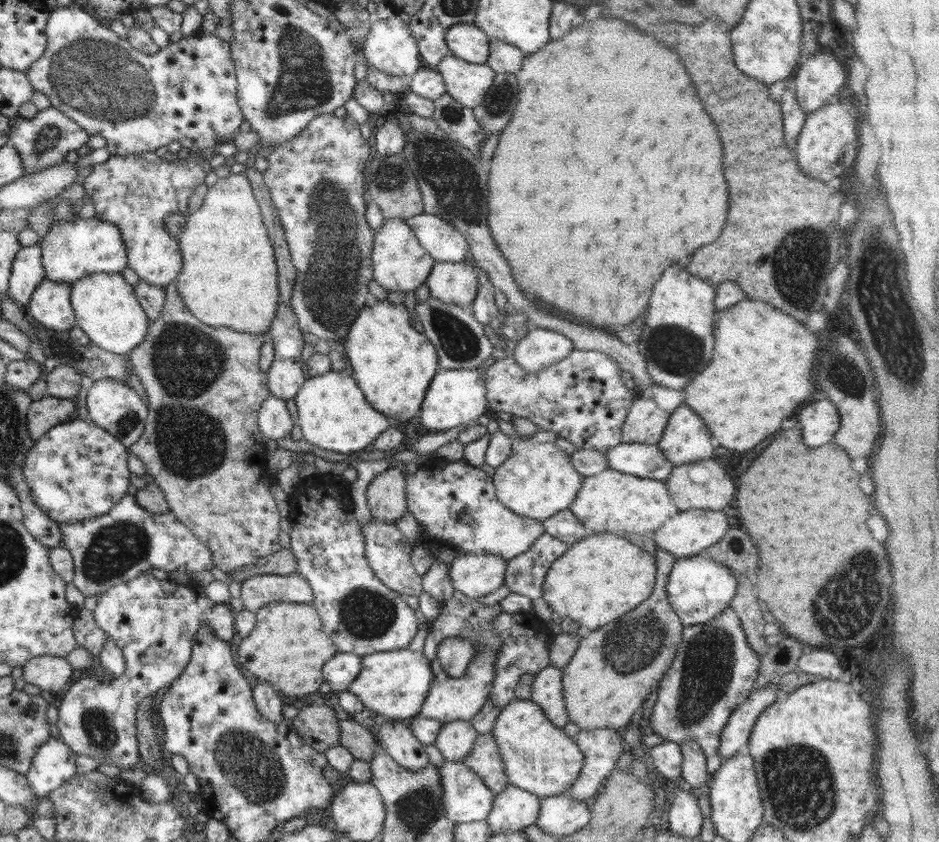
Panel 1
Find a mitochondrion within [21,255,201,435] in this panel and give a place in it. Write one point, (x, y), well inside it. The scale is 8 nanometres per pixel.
(62, 349)

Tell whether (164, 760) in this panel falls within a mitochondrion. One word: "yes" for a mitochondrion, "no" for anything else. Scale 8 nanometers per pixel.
no

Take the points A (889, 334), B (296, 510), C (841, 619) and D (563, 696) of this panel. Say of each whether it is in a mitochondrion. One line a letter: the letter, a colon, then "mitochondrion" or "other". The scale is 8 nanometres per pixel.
A: mitochondrion
B: other
C: mitochondrion
D: other

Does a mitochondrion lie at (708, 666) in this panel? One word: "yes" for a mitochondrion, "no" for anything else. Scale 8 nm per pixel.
yes

